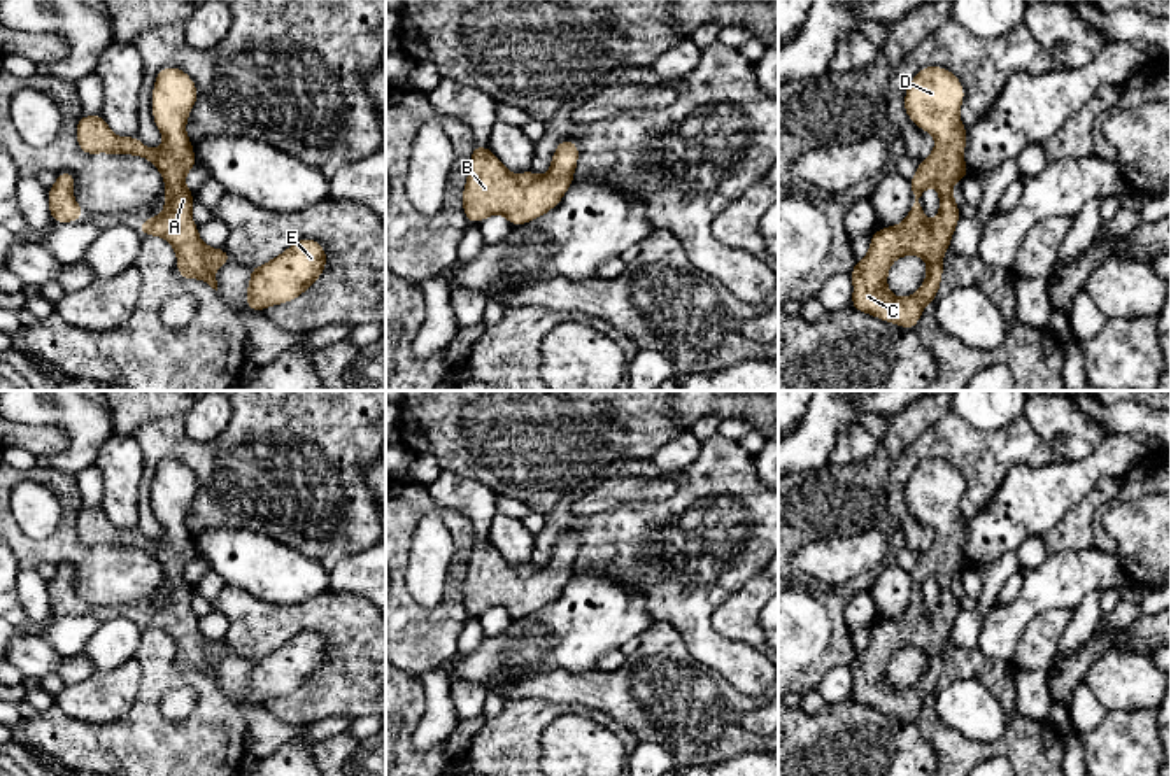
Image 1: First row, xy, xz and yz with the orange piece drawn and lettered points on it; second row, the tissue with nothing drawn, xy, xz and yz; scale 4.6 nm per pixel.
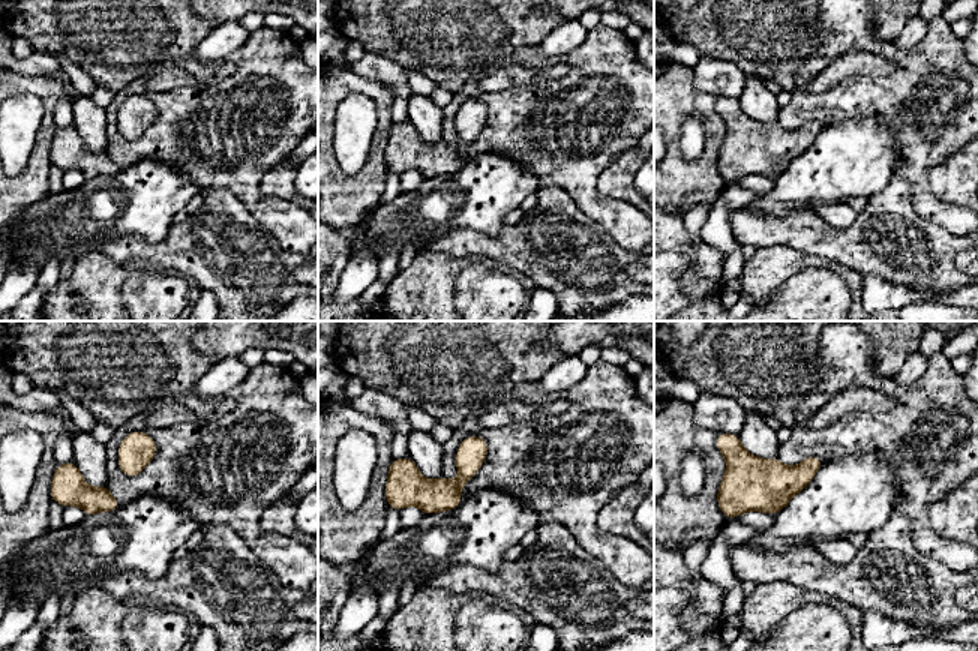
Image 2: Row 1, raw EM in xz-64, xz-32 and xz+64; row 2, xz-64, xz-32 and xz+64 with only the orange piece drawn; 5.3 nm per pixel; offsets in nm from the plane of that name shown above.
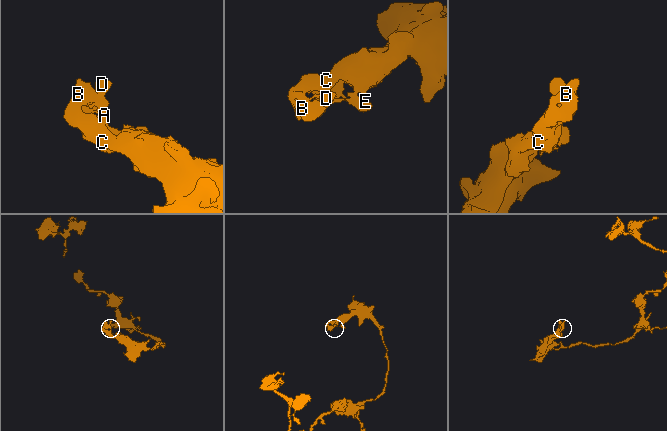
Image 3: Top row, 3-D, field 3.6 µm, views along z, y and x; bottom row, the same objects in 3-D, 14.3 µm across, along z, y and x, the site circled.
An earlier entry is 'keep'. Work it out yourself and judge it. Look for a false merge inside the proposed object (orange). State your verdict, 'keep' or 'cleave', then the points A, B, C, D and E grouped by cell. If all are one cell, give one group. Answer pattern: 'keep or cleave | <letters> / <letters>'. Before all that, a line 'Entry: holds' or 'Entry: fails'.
Entry: holds
keep | A B C D E

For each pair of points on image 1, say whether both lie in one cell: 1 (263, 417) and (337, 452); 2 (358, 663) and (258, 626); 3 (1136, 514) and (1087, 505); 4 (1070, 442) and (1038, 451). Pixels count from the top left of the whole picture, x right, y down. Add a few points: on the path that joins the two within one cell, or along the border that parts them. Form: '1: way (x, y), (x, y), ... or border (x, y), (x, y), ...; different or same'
1: way (281, 417), (302, 417), (319, 435); same
2: way (335, 638), (319, 622), (283, 622); same
3: border (1117, 500), (1107, 508); different
4: border (1022, 416), (1056, 458); different

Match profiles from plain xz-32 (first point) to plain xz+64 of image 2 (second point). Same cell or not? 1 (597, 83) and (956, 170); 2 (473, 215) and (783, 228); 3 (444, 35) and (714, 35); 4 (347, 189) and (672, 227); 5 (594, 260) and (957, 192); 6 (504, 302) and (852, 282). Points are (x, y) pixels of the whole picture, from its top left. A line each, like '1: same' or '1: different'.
1: different
2: different
3: same
4: different
5: same
6: different

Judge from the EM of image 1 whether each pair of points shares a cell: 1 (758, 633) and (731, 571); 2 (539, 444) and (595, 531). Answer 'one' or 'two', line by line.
1: two
2: two

